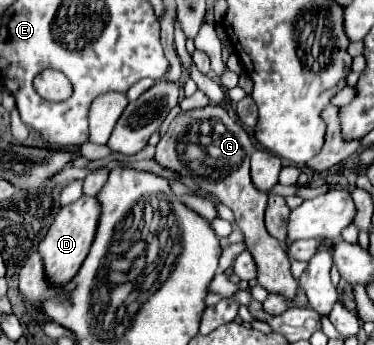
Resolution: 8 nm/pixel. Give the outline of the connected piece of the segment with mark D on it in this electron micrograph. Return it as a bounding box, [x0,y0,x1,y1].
[39,196,99,288]

